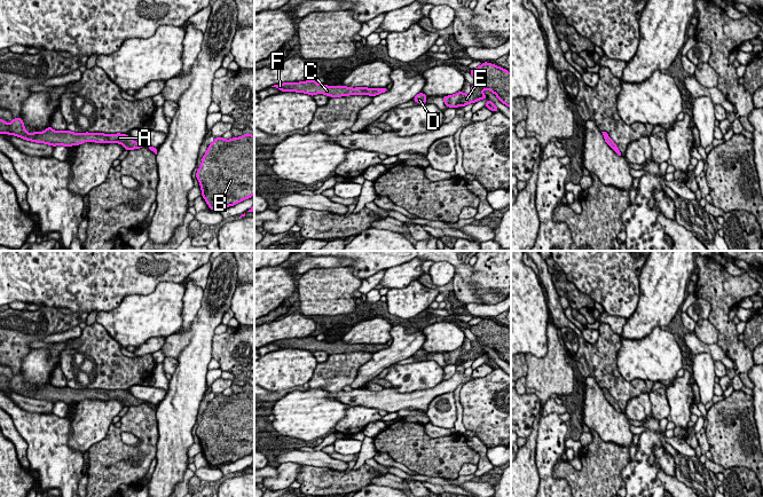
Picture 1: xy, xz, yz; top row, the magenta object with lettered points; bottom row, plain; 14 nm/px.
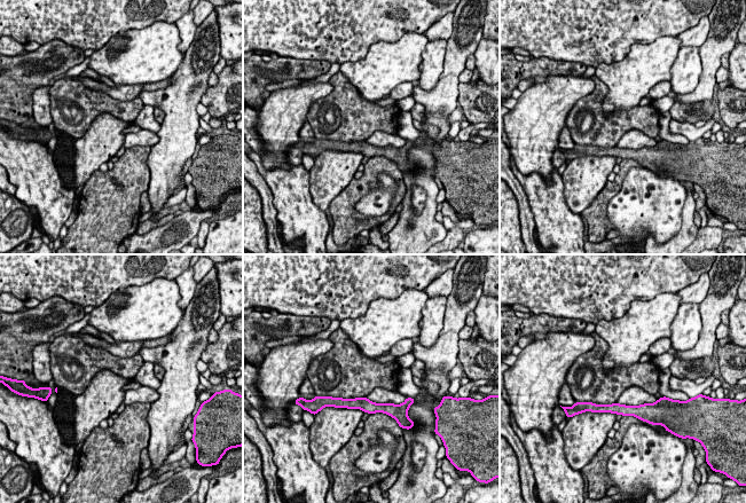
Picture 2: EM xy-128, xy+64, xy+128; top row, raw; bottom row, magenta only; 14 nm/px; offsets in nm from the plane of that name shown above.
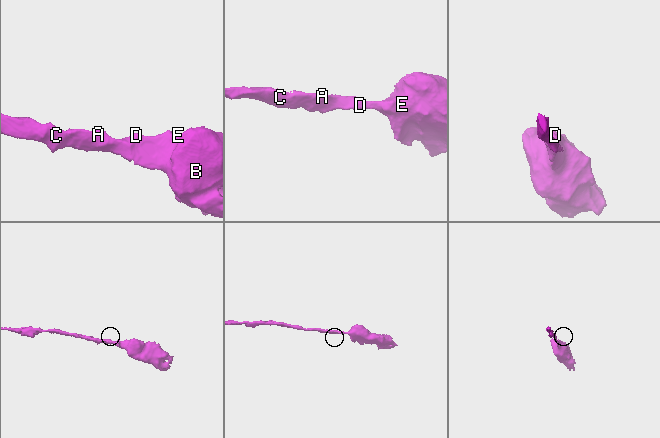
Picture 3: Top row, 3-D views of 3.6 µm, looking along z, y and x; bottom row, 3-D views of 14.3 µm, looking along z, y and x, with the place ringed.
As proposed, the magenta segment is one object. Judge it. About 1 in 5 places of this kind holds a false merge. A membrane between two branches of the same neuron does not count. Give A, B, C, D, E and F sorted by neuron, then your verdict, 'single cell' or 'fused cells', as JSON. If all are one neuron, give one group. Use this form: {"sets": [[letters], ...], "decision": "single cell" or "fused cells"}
{"sets": [["A", "B", "C", "D", "E", "F"]], "decision": "single cell"}

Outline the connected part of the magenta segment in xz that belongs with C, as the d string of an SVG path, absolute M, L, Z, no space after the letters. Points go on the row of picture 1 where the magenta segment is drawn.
M307 80L300 82L283 82L277 84L272 87L278 88L281 92L297 92L297 93L305 93L314 96L316 94L324 94L331 97L340 97L340 96L349 96L349 95L370 95L376 96L382 93L388 92L385 88L368 88L368 87L346 87L346 86L327 86L325 84L318 85L316 80Z

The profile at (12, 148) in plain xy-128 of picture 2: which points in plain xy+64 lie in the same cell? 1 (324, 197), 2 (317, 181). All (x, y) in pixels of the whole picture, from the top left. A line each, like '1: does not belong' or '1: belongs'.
1: does not belong
2: does not belong

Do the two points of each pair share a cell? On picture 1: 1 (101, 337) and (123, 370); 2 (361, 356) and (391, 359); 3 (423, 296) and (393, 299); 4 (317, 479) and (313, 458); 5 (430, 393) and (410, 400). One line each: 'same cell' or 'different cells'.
1: same cell
2: different cells
3: same cell
4: different cells
5: same cell

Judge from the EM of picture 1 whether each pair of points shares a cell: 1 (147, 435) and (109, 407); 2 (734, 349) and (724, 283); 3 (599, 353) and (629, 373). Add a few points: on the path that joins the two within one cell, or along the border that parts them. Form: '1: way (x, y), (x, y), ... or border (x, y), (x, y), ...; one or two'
1: border (112, 423), (107, 434), (95, 443); two
2: way (728, 333), (723, 324), (723, 299); one
3: border (619, 338), (618, 371), (627, 380), (639, 379); two

